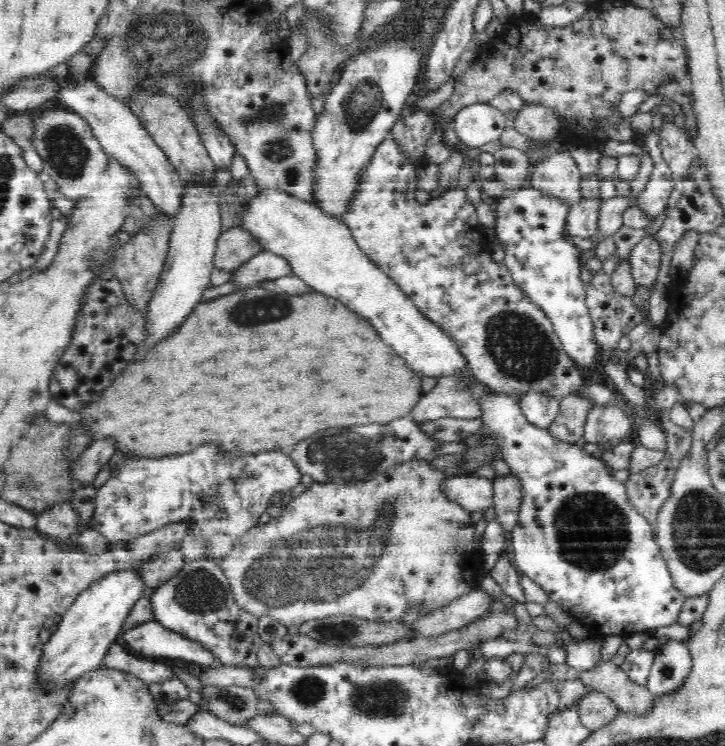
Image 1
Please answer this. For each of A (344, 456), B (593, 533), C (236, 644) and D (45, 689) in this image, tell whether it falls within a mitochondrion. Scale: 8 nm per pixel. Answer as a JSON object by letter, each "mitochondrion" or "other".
{"A":"mitochondrion","B":"mitochondrion","C":"other","D":"other"}

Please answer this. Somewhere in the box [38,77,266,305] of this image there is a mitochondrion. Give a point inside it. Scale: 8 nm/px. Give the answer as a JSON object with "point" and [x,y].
{"point":[68,154]}

